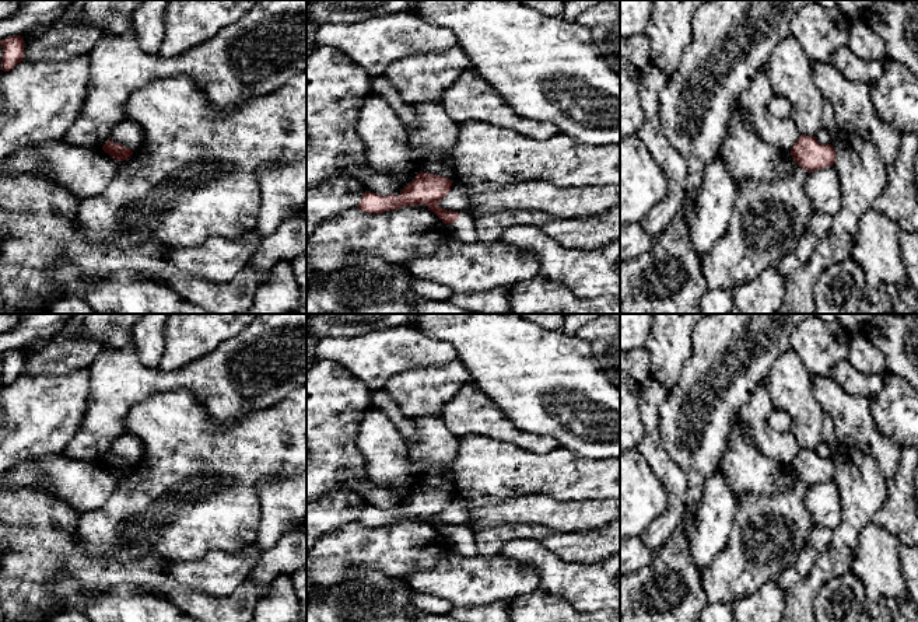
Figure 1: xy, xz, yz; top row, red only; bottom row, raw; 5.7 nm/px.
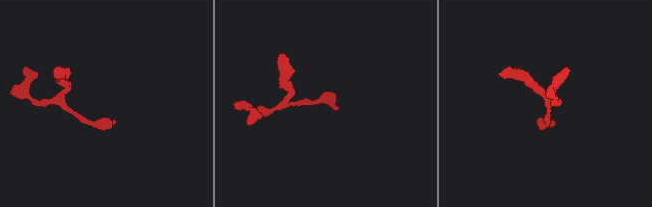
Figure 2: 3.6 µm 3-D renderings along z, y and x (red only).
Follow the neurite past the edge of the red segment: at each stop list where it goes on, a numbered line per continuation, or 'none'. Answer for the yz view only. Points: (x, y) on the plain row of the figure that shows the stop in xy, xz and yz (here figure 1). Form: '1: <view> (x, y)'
none

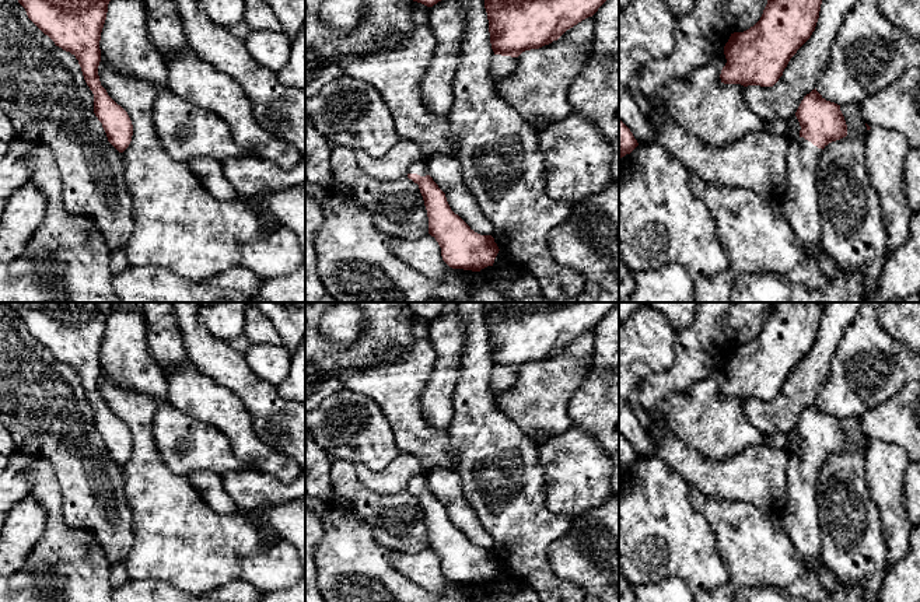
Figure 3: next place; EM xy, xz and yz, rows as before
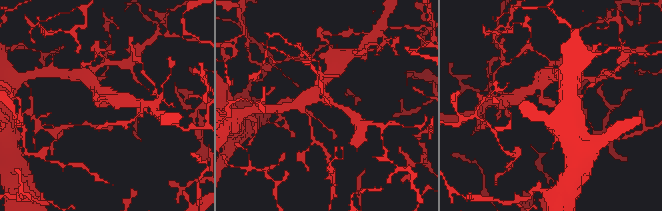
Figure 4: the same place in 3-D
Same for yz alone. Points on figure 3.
1: yz (800, 517)

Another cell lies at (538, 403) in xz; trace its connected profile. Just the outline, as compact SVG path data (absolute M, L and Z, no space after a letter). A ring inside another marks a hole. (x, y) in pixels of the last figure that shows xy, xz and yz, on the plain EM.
M594 329L567 343L557 354L518 370L517 385L501 396L500 407L534 442L566 433L573 424L569 403L592 370Z

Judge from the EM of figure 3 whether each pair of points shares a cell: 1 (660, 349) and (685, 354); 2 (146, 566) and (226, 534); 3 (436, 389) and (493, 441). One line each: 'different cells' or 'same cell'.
1: different cells
2: same cell
3: different cells

